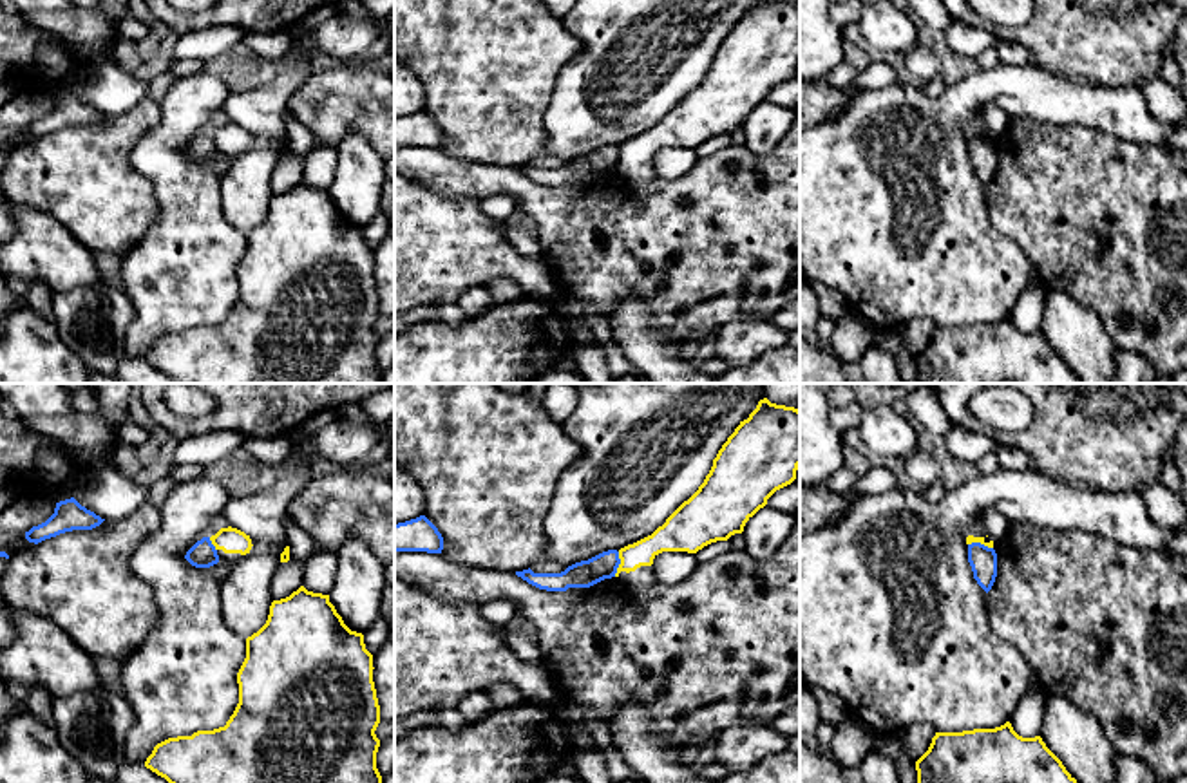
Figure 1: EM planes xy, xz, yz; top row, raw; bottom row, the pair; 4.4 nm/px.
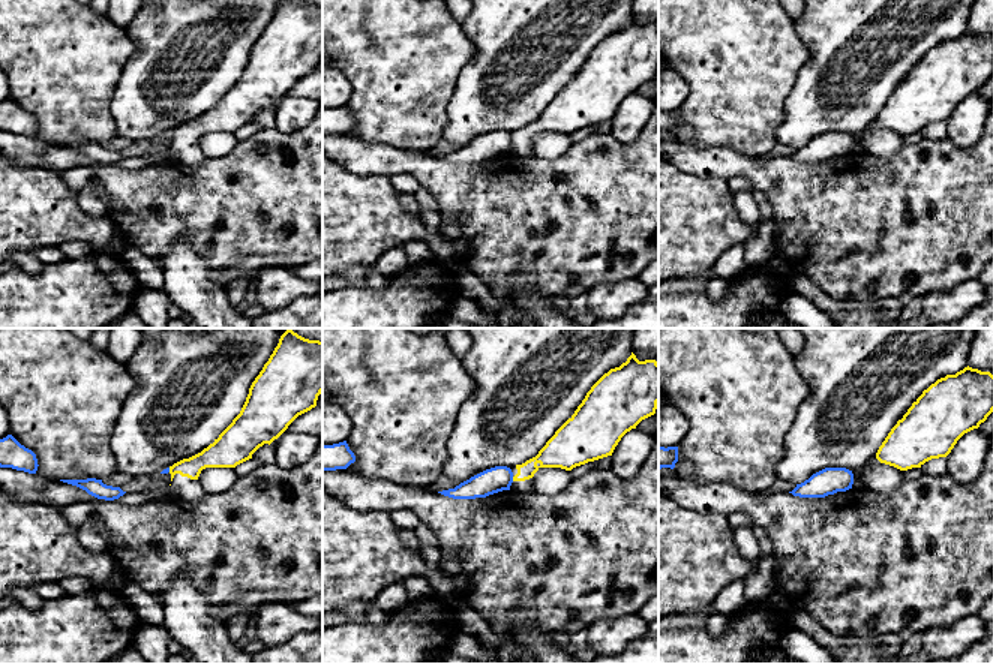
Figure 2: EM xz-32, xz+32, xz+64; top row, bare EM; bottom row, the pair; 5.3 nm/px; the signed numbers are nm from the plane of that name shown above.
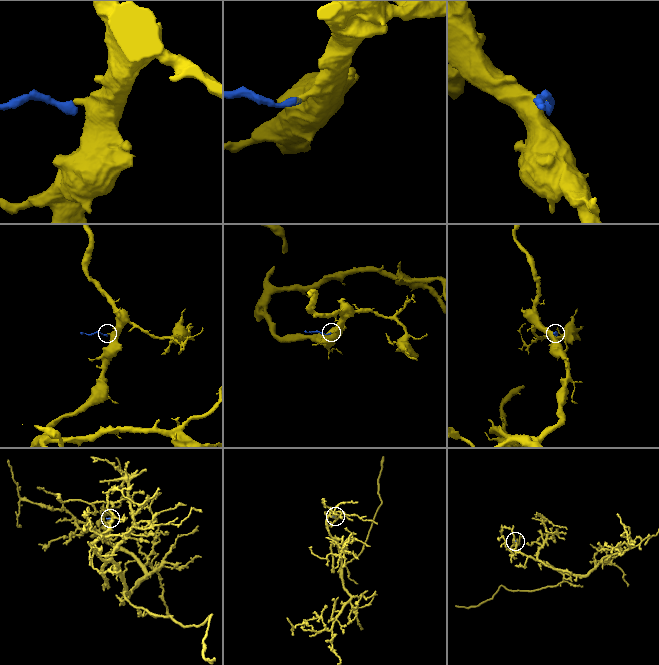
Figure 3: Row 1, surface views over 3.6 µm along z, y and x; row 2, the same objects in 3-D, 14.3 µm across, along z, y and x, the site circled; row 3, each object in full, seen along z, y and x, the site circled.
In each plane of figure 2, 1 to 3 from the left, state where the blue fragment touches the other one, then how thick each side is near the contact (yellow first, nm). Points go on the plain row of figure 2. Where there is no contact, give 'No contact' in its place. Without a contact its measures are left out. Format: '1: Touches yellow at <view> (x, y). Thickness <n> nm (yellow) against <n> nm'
1: Touches yellow at xz-32 (170, 134). Thickness 120 nm (yellow) against 30 nm
2: Touches yellow at xz+32 (513, 143). Thickness 140 nm (yellow) against 140 nm
3: No contact

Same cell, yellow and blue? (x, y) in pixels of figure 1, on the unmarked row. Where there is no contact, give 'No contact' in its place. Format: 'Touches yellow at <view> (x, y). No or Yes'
Touches yellow at xz (619, 160). No

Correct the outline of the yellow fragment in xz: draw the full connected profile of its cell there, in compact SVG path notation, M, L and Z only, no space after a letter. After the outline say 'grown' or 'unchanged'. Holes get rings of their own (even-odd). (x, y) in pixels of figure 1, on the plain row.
M756 0L747 14L718 45L698 85L684 96L651 130L619 145L615 172L628 181L651 181L651 159L662 146L697 148L704 141L742 128L745 118L767 99L767 94L796 74L800 61L800 5L785 0Z; grown

